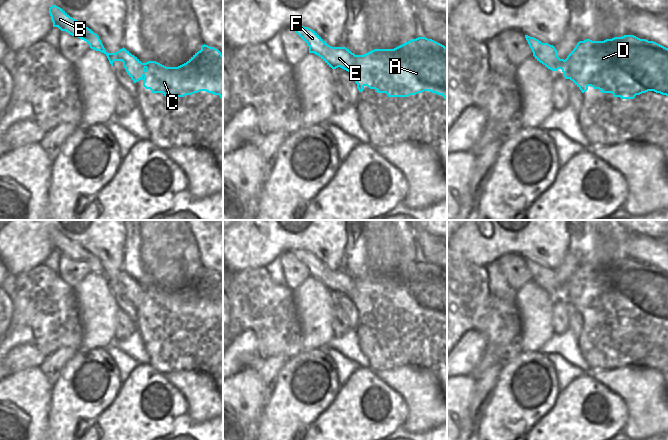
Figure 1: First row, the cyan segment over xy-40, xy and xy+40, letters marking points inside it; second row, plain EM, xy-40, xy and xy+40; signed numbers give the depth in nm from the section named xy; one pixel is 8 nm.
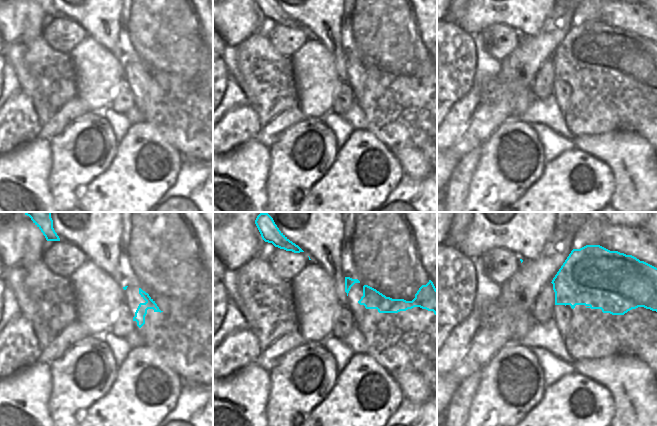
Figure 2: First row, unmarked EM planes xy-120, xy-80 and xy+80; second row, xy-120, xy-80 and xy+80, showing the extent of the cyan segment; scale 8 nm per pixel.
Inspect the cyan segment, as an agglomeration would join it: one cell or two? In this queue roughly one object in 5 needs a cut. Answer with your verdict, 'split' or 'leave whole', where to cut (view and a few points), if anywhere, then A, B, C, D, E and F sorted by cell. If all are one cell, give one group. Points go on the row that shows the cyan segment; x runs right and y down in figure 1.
leave whole; cut none; groups A B C D E F

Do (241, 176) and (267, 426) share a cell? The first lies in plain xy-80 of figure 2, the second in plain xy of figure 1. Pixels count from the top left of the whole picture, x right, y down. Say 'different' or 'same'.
different

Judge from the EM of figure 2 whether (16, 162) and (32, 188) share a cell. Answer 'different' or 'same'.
same

